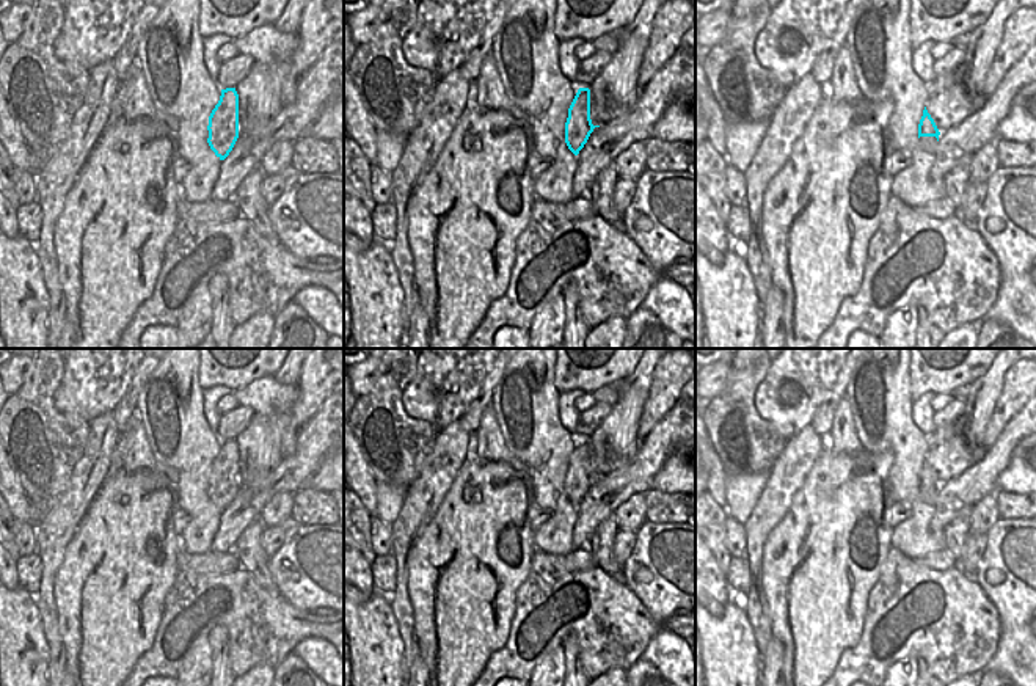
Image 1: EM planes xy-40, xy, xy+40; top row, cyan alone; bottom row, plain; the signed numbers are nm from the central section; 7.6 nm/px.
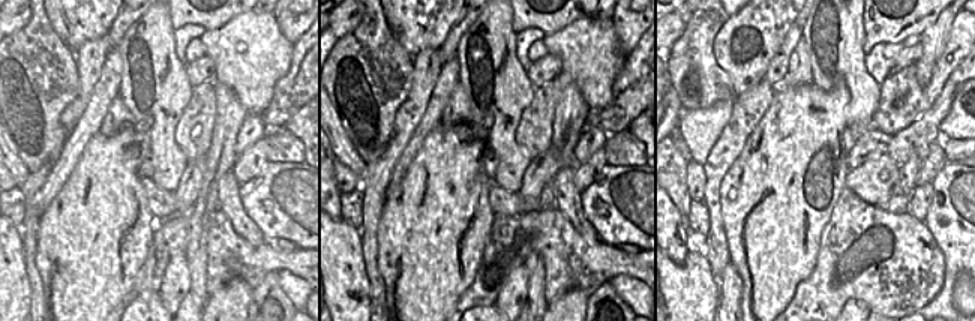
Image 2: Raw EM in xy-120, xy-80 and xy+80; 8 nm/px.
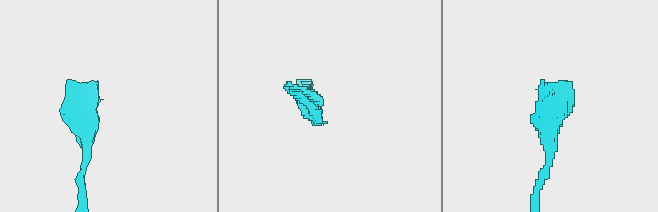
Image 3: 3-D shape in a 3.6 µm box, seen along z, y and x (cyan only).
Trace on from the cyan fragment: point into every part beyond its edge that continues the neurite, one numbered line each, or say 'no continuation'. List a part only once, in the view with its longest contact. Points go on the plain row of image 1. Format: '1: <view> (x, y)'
no continuation

